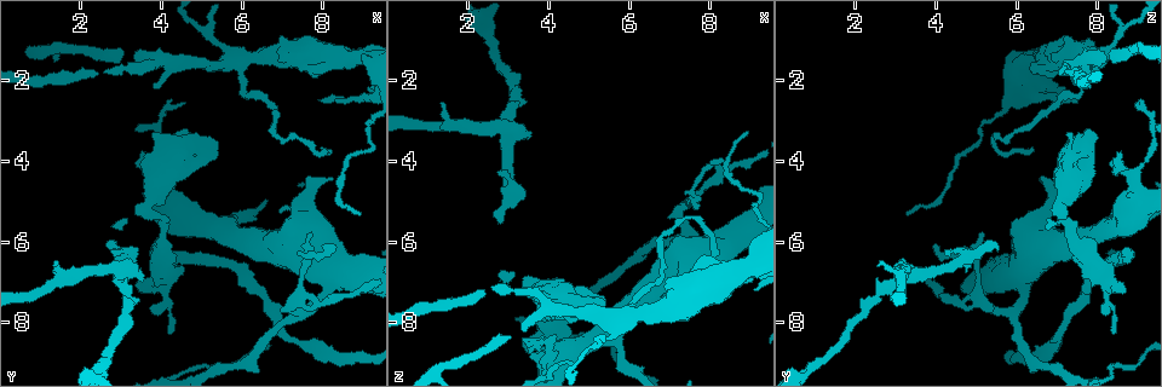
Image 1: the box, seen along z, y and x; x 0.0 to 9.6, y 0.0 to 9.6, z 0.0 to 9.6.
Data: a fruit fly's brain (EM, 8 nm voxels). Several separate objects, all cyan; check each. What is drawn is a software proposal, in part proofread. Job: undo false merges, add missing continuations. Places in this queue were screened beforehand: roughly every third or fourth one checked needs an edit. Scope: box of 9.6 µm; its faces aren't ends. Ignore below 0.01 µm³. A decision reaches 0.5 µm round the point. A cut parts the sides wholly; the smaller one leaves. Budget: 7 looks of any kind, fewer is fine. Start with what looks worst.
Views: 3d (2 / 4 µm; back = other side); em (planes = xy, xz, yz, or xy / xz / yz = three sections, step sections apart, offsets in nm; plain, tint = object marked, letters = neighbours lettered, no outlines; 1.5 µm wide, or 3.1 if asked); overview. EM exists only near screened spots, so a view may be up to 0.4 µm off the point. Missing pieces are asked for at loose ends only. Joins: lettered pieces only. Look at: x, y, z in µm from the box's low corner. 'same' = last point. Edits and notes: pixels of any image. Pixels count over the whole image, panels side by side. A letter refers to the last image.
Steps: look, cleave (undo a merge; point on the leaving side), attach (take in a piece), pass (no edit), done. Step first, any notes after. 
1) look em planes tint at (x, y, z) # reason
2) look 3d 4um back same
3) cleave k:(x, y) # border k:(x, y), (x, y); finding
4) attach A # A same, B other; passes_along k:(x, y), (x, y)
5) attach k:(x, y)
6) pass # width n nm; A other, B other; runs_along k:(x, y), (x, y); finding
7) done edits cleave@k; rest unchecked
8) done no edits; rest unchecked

look 3d 4um at (2.70, 6.15, 5.60) # an open end

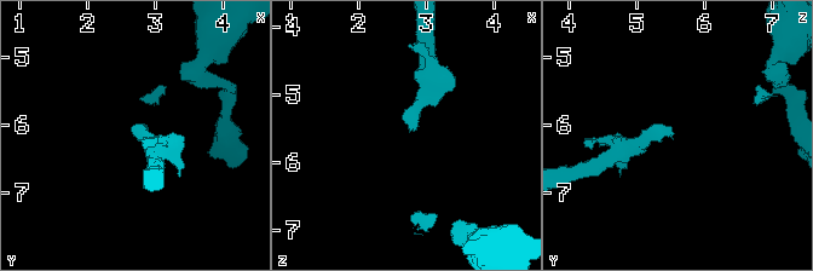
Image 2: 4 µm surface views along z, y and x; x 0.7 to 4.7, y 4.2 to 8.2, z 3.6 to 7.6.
look em xz step 4 letters at (2.80, 6.10, 5.60) # shape alone is not enough

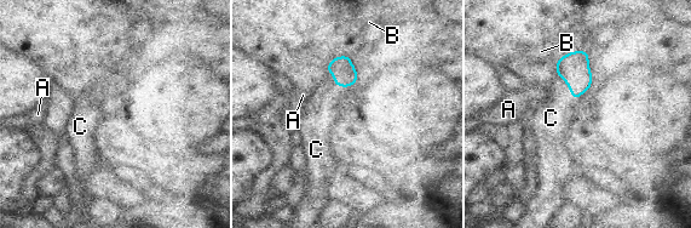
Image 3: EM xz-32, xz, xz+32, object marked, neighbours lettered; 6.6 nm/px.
look em planes letters same

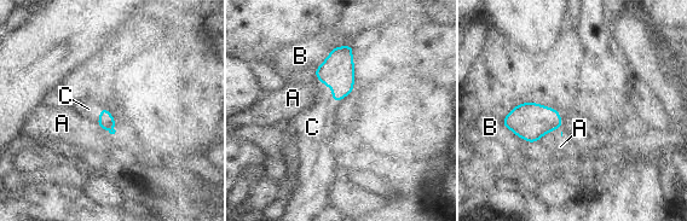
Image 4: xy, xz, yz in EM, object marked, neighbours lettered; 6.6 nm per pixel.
attach C # A other, B other, C same; the neuron continues

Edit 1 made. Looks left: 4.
look em planes letters at (4.15, 8.25, 8.35)

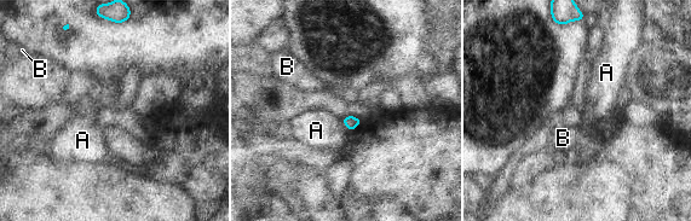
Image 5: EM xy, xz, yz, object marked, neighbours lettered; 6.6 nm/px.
pass # A other, B other; border 5:(340, 117), (341, 122), (351, 132); no lettered piece goes on from it

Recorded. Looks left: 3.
look 3d 4um at (7.95, 3.65, 6.45) # long arm stops here

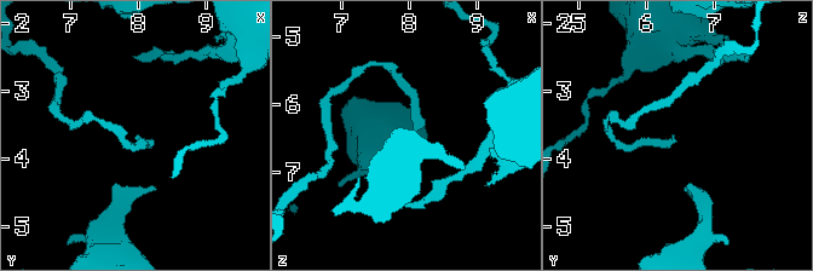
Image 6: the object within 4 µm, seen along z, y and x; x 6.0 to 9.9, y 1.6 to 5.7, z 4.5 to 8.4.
look em yz step 8 tint at (8.00, 3.65, 6.40) # now the EM

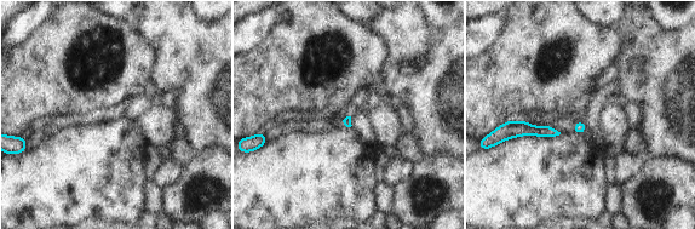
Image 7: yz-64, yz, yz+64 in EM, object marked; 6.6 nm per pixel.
look em xz step 4 letters same # another direction

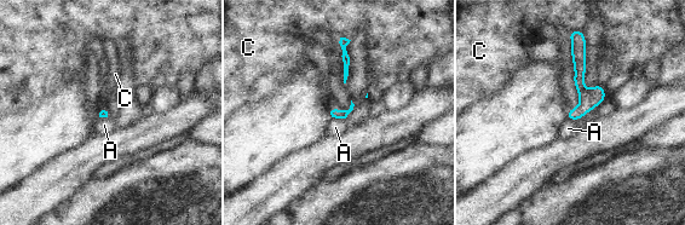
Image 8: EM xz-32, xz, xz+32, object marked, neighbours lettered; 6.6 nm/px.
pass # A other, C other; border 8:(332, 116), (344, 119); none of them fits

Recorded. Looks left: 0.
done edits attach@4; rest unchecked

